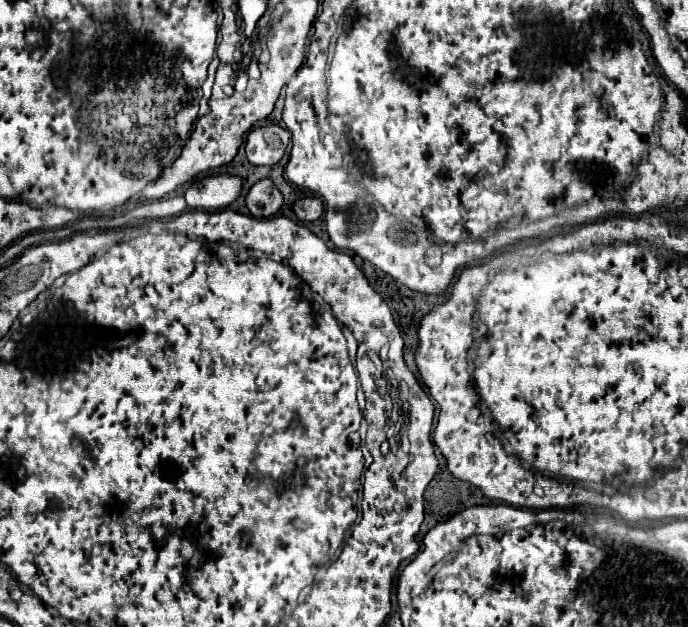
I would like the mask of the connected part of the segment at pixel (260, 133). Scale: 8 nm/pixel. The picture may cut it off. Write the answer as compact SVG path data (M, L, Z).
M260 126L254 128L246 138L246 158L254 166L276 164L290 142L290 132L282 126Z

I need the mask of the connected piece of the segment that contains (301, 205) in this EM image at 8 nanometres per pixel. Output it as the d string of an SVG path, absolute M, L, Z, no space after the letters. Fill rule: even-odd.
M306 196L306 198L300 198L294 202L294 212L298 216L298 220L302 222L314 222L322 216L324 212L324 204L320 198L314 198L314 196Z

